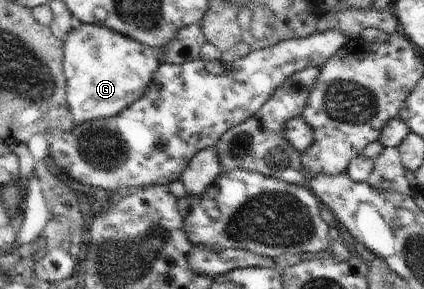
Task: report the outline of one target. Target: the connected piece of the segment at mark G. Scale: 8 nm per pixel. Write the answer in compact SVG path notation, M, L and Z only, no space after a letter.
M79 22L75 28L68 30L63 41L63 68L67 83L66 101L70 108L69 119L73 120L73 127L88 120L117 116L147 92L147 85L161 64L156 56L156 50L105 25Z

